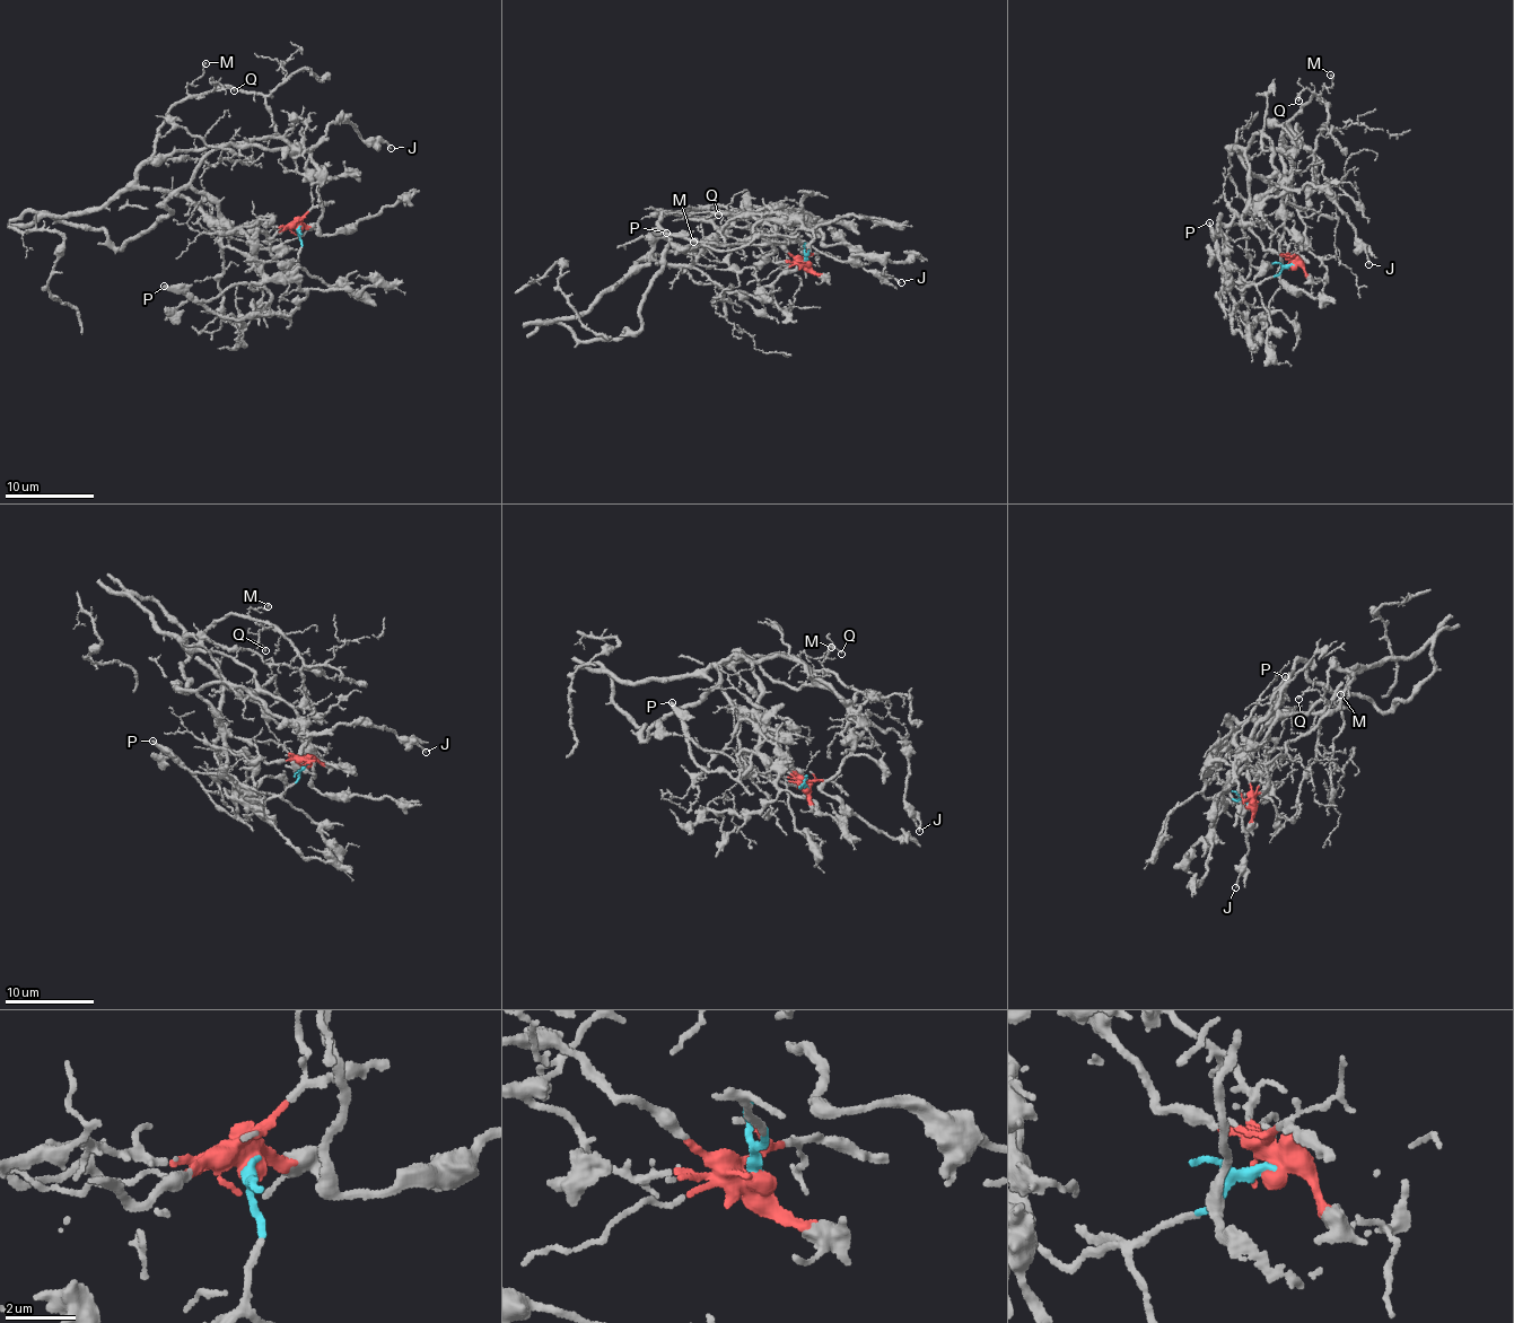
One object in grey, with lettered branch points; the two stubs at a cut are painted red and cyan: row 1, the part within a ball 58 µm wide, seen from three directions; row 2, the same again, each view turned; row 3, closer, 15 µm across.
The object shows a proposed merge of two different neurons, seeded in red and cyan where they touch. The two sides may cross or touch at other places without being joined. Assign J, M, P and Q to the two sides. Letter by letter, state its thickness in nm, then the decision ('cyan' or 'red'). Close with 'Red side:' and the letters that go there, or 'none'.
J: calibre 180 nm; red
M: calibre 120 nm; red
P: calibre 320 nm; cyan
Q: calibre 80 nm; red
Red side: J, M, Q

